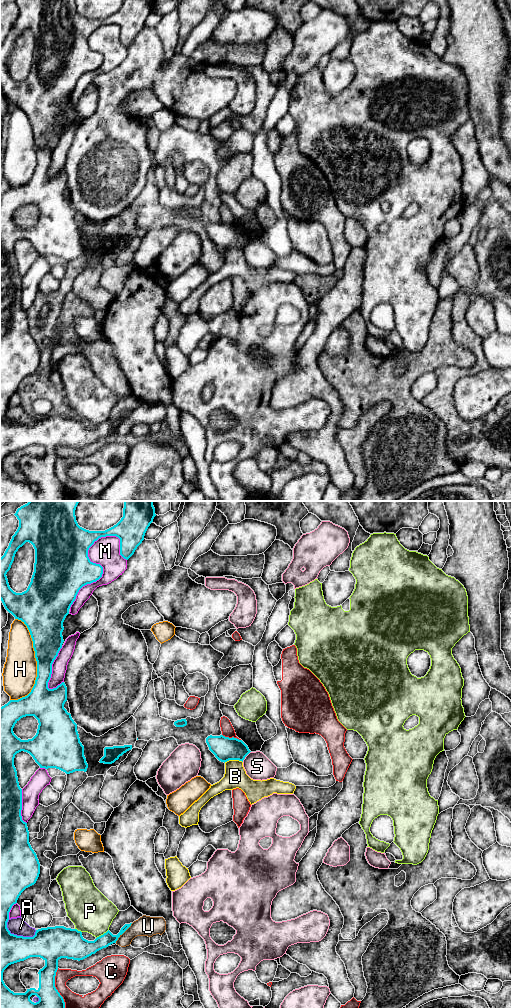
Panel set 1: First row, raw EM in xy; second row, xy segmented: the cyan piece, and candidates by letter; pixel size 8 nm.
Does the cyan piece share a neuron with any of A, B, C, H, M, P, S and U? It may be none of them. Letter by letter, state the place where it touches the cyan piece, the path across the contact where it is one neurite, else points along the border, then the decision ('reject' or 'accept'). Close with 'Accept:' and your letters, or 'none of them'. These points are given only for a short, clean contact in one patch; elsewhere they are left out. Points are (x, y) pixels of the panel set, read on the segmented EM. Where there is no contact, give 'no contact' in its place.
A: xy (19, 936) | reject
B: xy (233, 759) | along xy (242, 761), (227, 760), (224, 762) | reject
C: xy (55, 988) | reject
H: xy (37, 663) | reject
M: xy (100, 565) | reject
P: xy (103, 934) | reject
S: xy (246, 755) | reject
U: xy (123, 932) | reject
Accept: none of them

